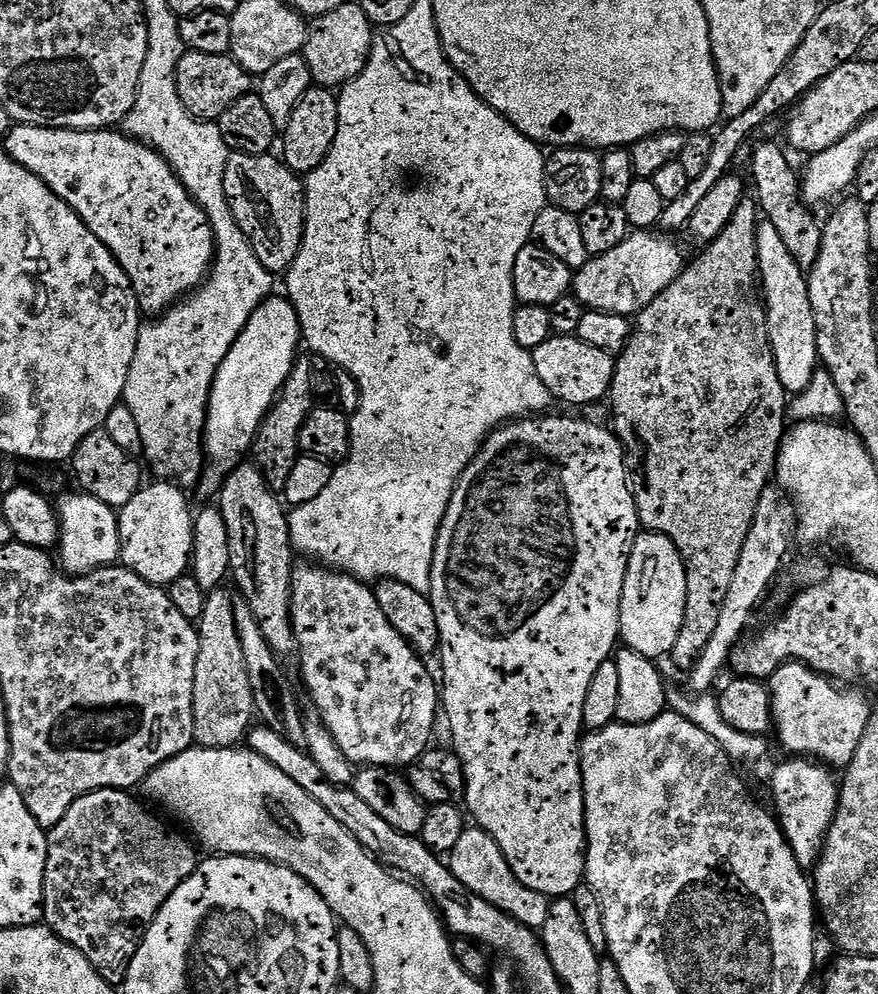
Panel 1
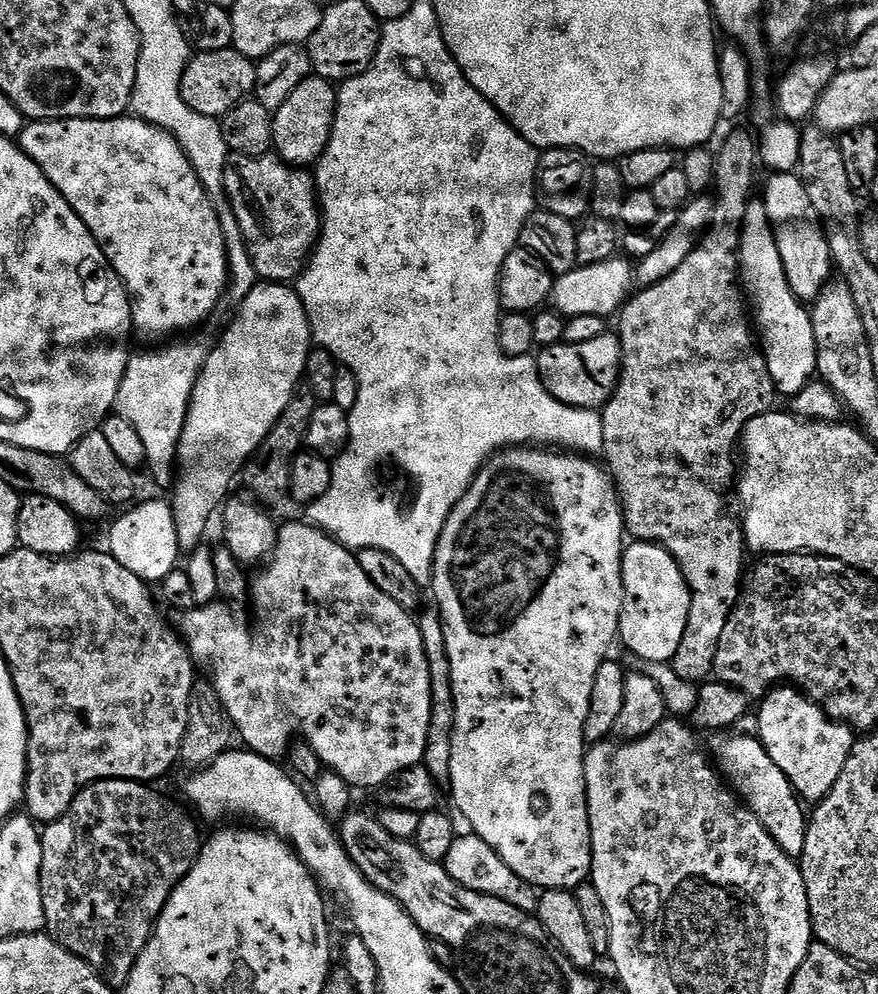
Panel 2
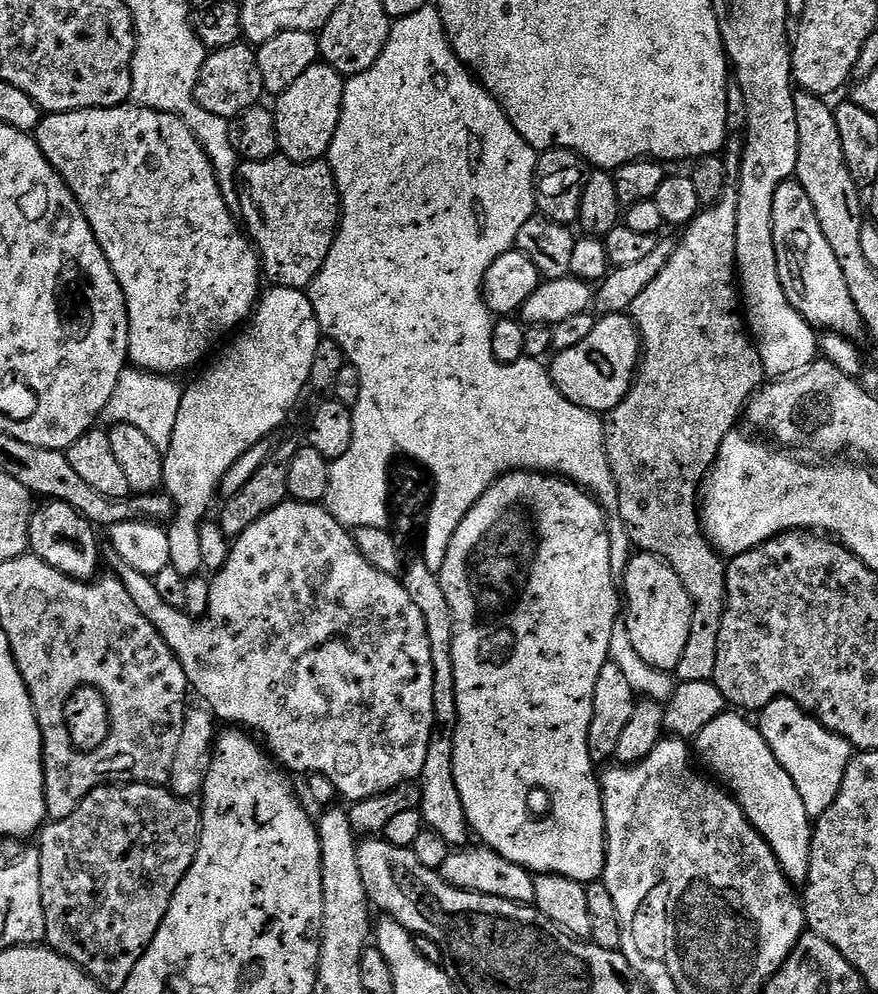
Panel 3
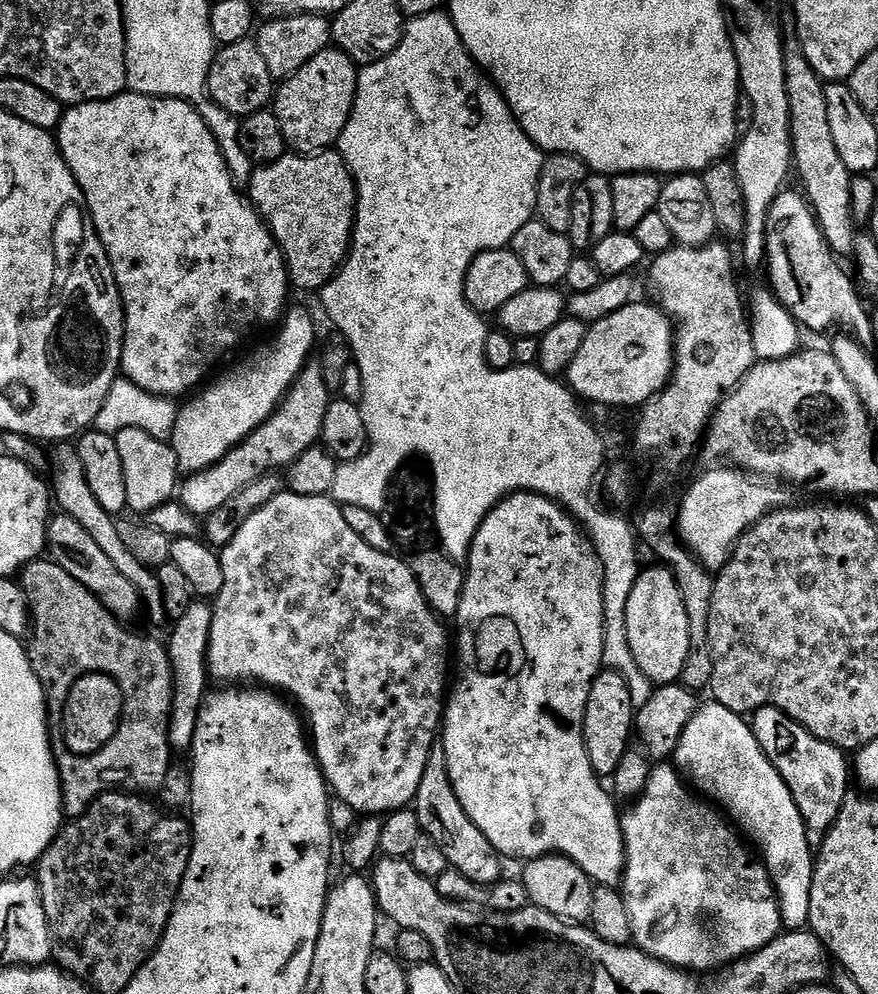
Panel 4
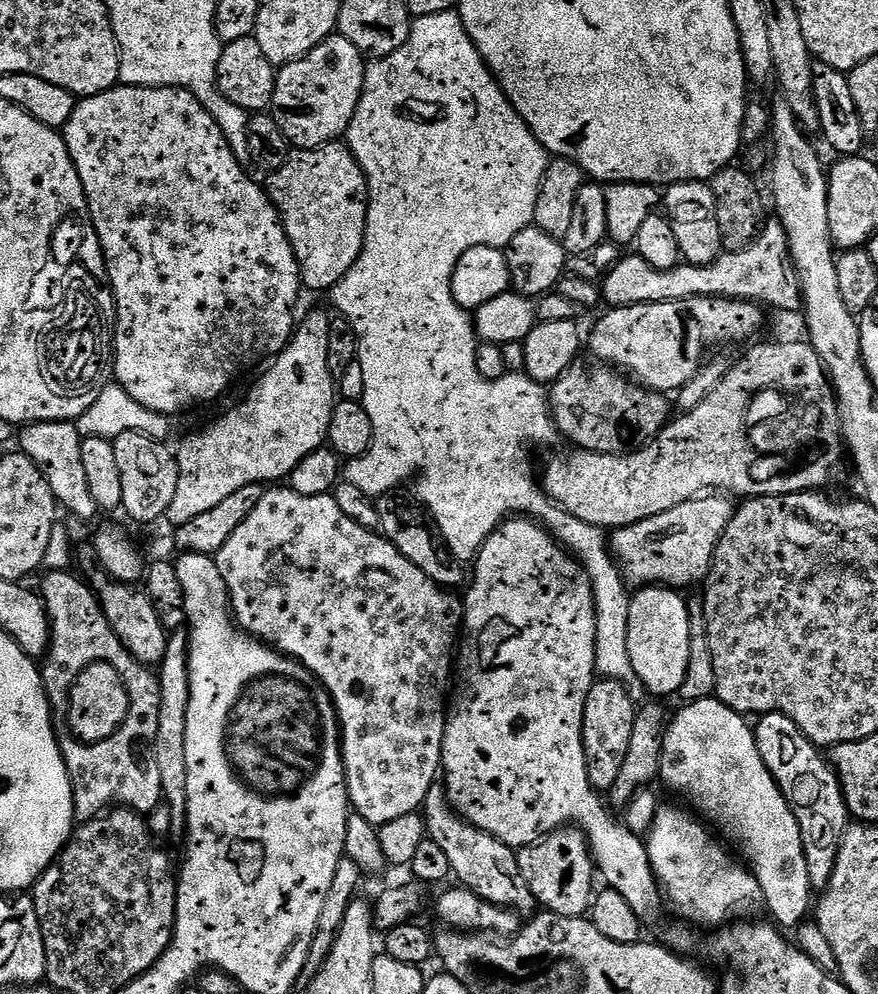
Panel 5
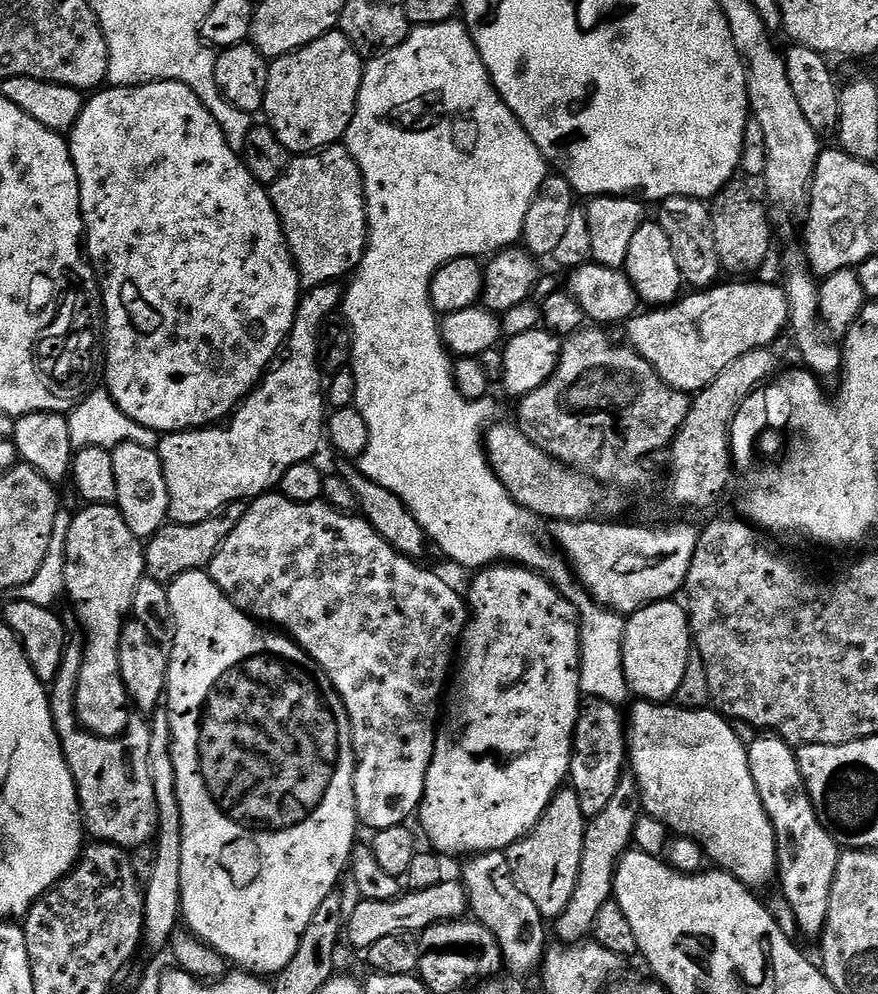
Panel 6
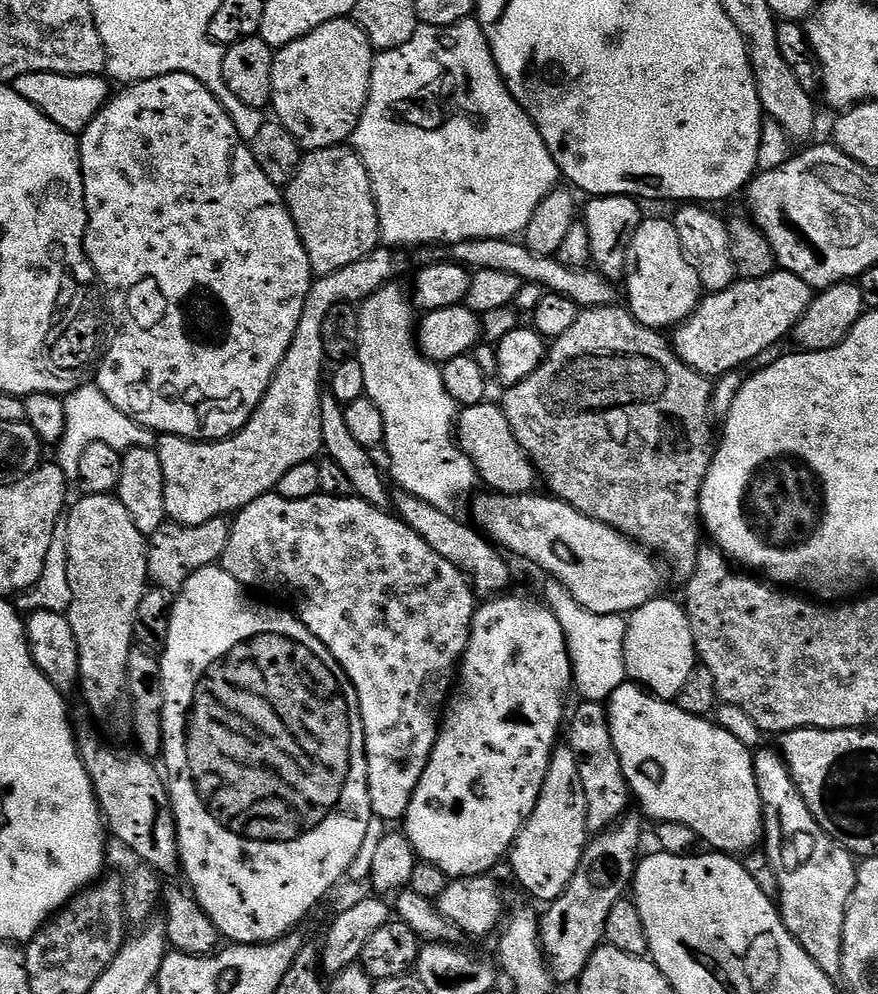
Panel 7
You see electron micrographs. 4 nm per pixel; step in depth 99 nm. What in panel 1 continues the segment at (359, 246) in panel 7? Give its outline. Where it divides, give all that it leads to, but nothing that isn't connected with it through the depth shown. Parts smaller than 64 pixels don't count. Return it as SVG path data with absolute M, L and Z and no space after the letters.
M232 152L226 162L225 192L226 198L231 201L234 218L249 239L258 261L273 274L287 273L304 237L304 180L297 173L290 171L279 155L255 156Z

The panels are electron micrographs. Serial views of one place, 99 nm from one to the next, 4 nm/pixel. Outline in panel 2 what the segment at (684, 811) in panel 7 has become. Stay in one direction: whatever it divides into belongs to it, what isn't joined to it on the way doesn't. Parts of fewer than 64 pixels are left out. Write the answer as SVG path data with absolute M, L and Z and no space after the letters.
M720 734L710 747L715 767L721 777L730 785L733 792L740 797L752 813L762 822L762 826L778 842L780 849L793 858L799 858L806 846L808 820L806 808L792 788L792 783L774 766L774 758L766 754L762 742L755 735L732 736L736 734Z

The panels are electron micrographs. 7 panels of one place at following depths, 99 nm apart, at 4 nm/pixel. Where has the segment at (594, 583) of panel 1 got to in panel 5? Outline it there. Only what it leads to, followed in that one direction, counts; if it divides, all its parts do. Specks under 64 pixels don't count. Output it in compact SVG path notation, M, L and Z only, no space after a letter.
M509 518L490 534L490 538L480 548L474 561L476 573L472 576L472 589L468 592L468 600L463 601L464 627L462 647L458 652L458 675L454 680L454 695L447 709L447 720L444 726L444 759L442 761L442 783L448 790L448 799L452 807L464 817L465 820L489 832L503 844L517 850L526 848L530 844L537 844L559 828L576 825L588 839L588 847L592 849L592 859L595 867L604 875L603 883L607 887L618 890L626 902L638 914L641 922L656 920L660 916L660 900L662 904L662 889L656 879L652 863L648 857L648 845L639 836L635 836L619 819L616 820L613 809L602 801L601 793L592 787L588 771L586 770L586 754L582 742L582 726L584 725L584 711L586 698L590 694L592 685L597 679L596 670L596 603L592 597L592 583L584 572L584 567L576 557L561 546L556 537L544 527L543 524L531 518Z

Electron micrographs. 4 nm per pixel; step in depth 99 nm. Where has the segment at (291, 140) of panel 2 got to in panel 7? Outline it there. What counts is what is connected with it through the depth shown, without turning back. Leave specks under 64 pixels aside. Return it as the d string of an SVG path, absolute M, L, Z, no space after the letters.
M352 18L326 22L318 26L318 30L290 42L273 55L270 108L276 111L275 119L290 130L301 149L335 148L351 141L370 94L373 59L374 49L370 38Z

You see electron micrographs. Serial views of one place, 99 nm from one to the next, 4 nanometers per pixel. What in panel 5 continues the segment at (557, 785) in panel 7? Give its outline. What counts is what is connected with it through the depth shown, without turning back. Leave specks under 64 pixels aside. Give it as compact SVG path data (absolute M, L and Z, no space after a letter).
M565 826L557 832L552 832L537 844L530 844L521 848L516 853L518 866L522 870L522 878L526 878L526 886L534 894L537 905L541 909L553 912L559 916L584 916L591 909L594 899L594 887L592 888L592 872L594 876L594 861L592 849L588 847L588 839L576 826Z

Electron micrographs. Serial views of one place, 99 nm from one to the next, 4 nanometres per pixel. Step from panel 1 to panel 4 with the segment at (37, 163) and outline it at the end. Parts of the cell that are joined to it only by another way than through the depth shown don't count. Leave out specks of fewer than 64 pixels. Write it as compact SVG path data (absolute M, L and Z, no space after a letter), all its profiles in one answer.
M125 90L109 100L92 100L88 104L69 107L60 120L58 143L66 166L70 166L78 182L80 195L88 203L88 214L92 225L96 228L108 260L112 263L118 300L124 304L124 339L120 372L127 380L155 396L177 398L176 396L182 395L183 392L191 393L197 386L205 383L204 375L227 352L234 351L239 346L240 340L246 339L255 328L270 327L271 329L279 325L290 304L288 263L284 260L284 252L272 237L271 230L260 217L259 212L252 207L245 193L232 181L222 150L210 126L206 126L202 114L198 114L194 105L187 104L185 100L175 100L165 96L143 96L134 90Z

